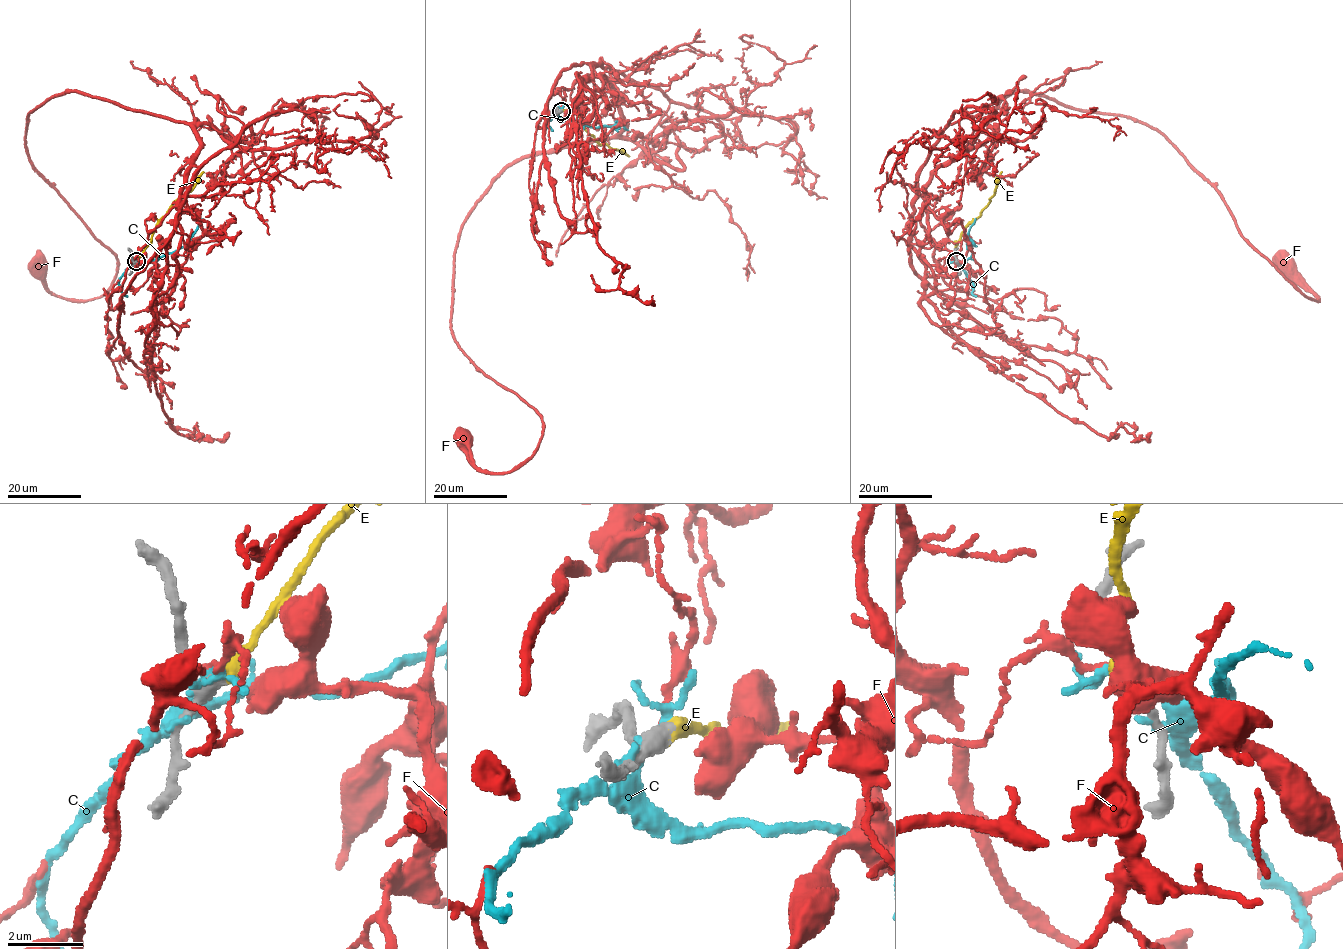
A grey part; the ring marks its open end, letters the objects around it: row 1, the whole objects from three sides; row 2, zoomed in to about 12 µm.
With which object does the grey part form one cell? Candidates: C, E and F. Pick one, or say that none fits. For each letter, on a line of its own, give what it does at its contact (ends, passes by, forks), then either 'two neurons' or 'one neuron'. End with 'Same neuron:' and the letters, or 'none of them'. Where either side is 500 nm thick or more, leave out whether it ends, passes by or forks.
C: it passes by; two neurons
E: it ends; one neuron
F: it ends; two neurons
Same neuron: E

